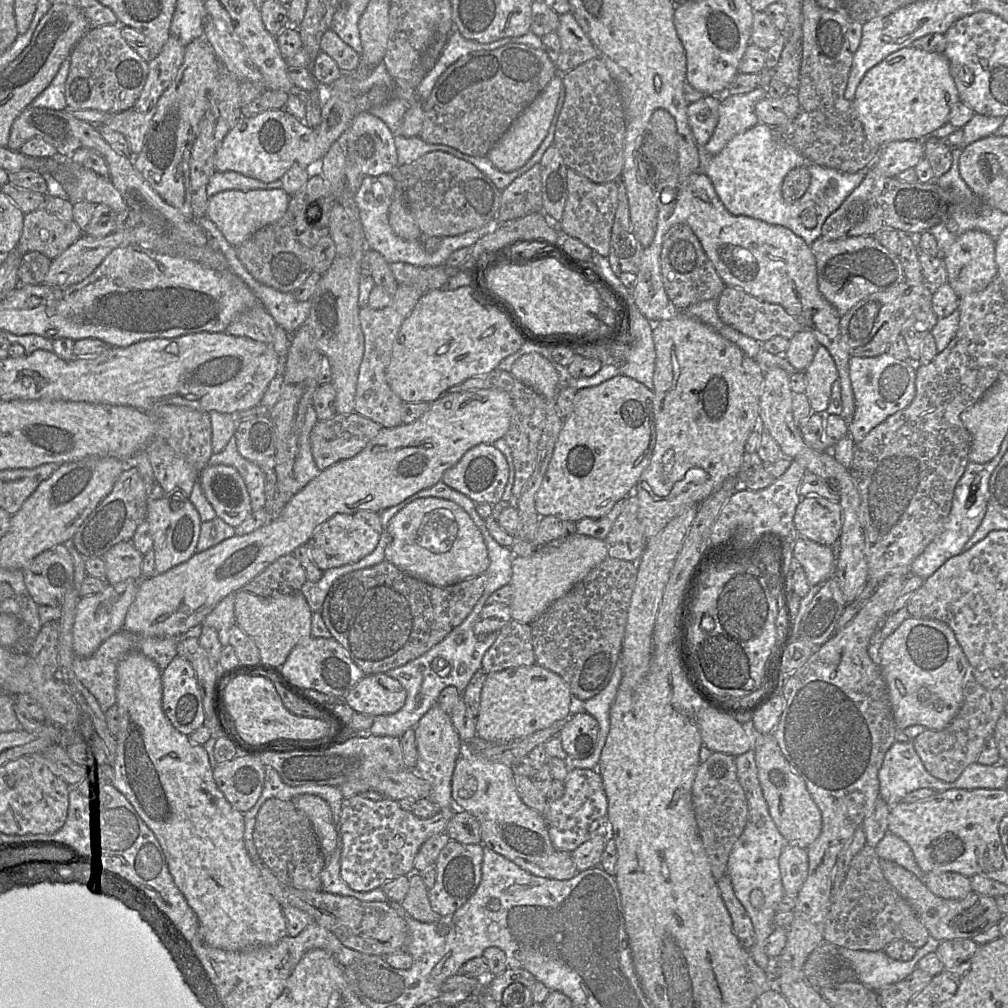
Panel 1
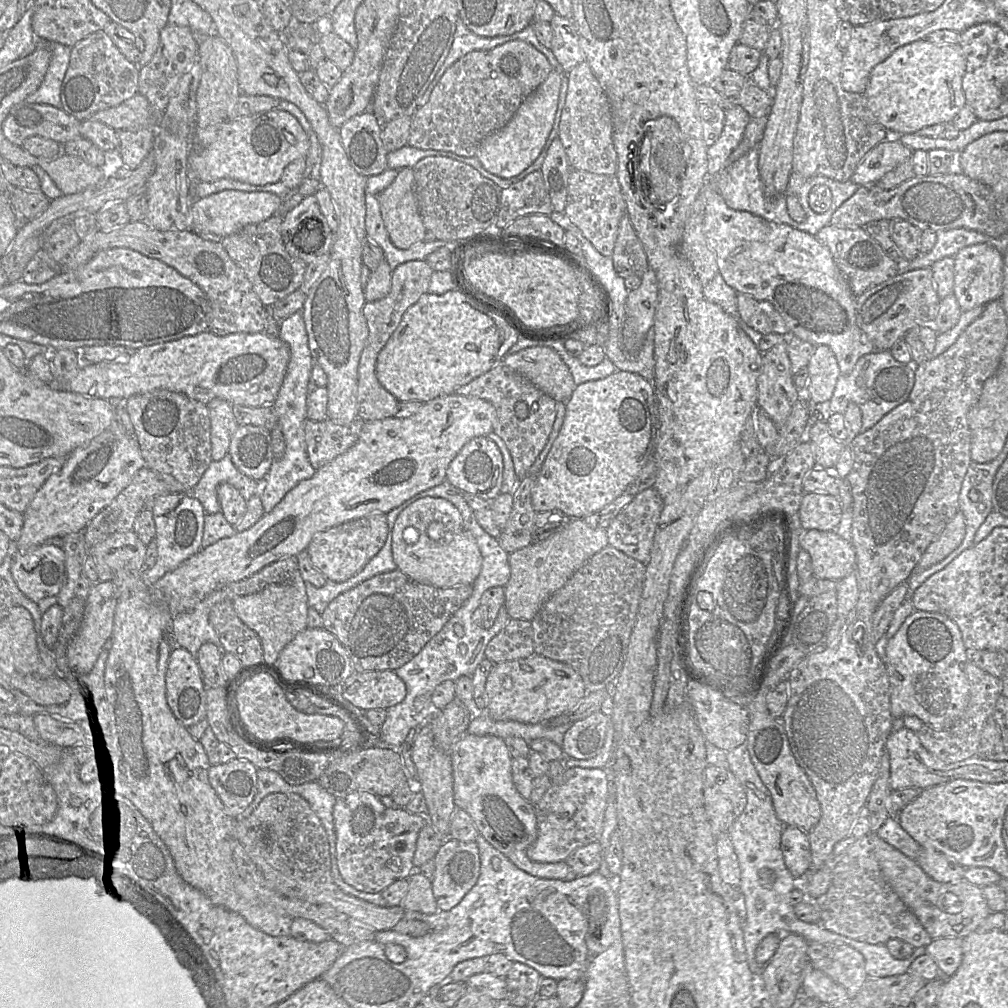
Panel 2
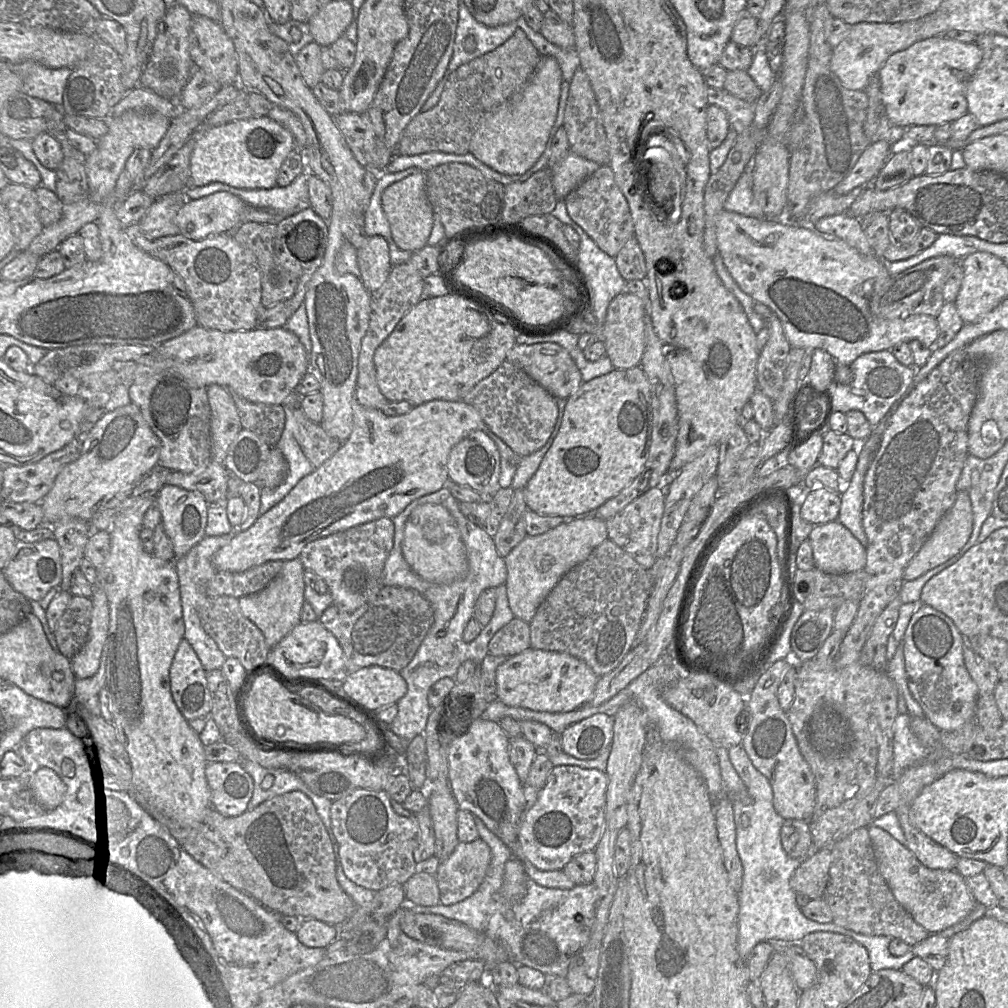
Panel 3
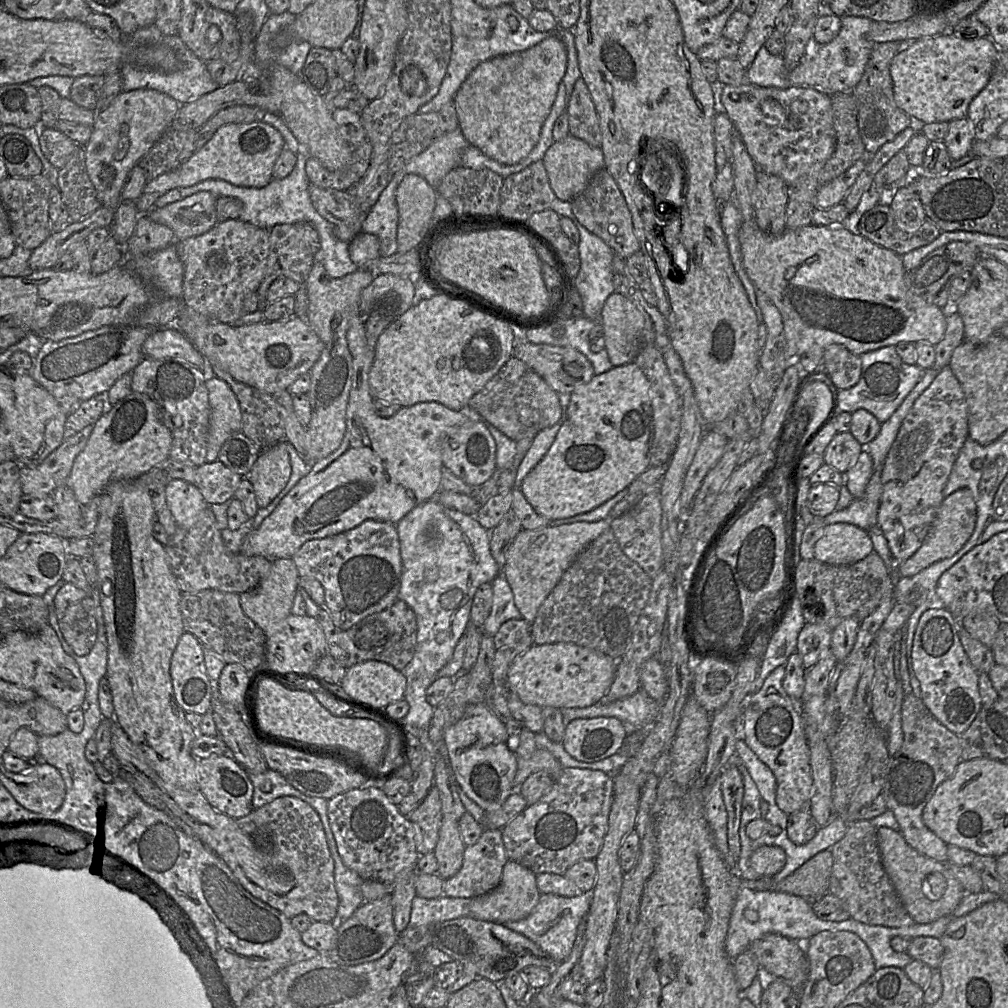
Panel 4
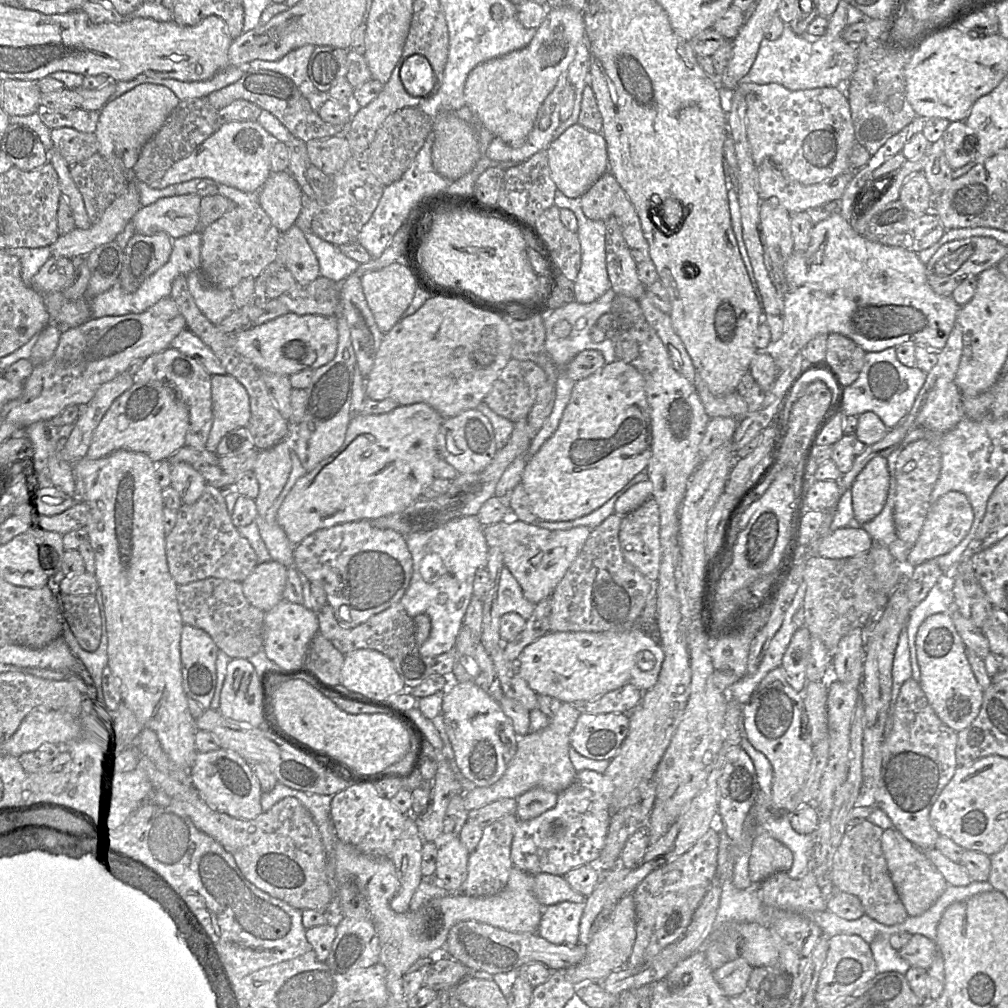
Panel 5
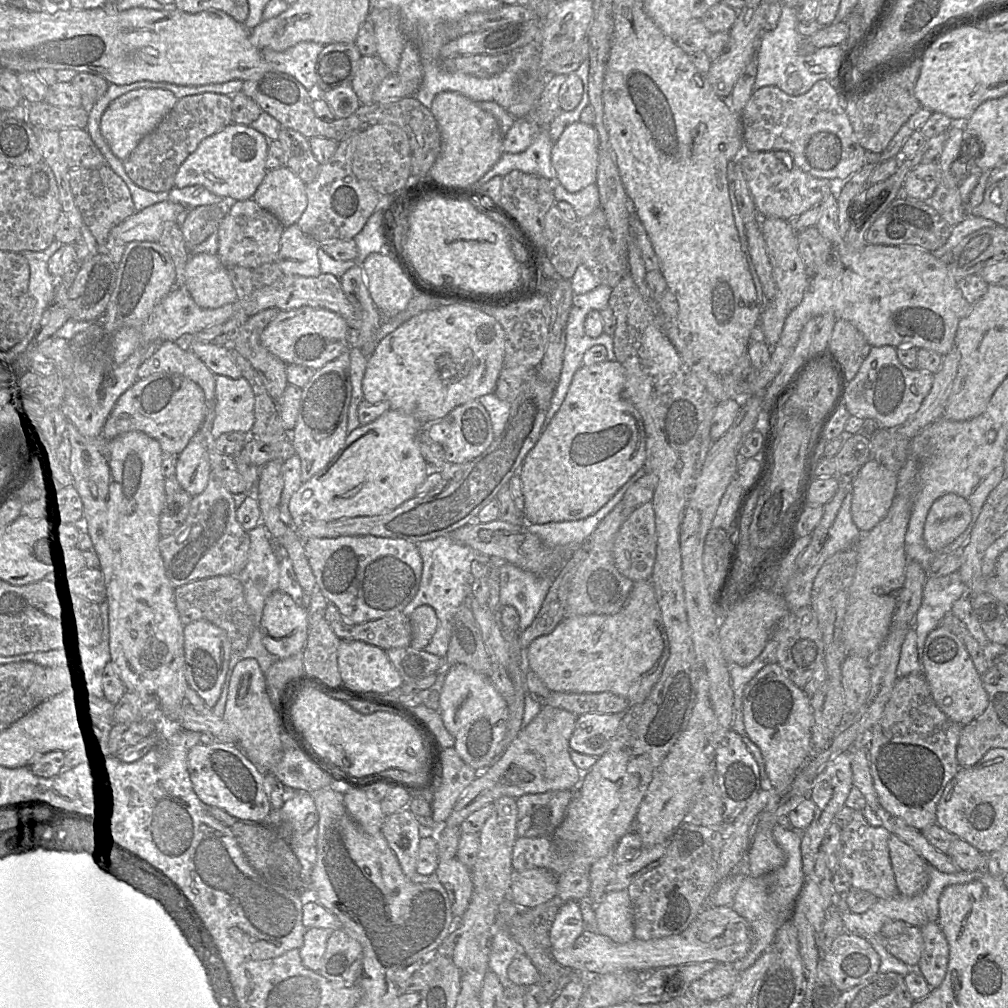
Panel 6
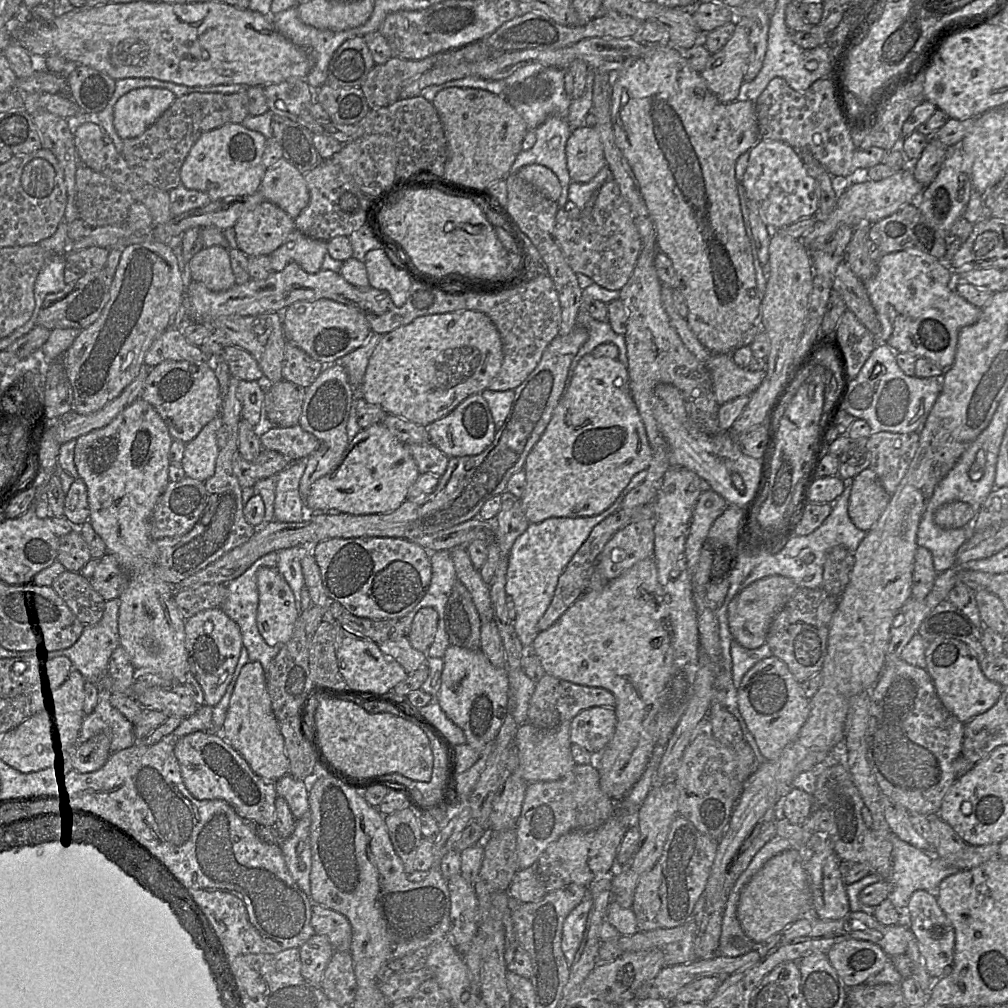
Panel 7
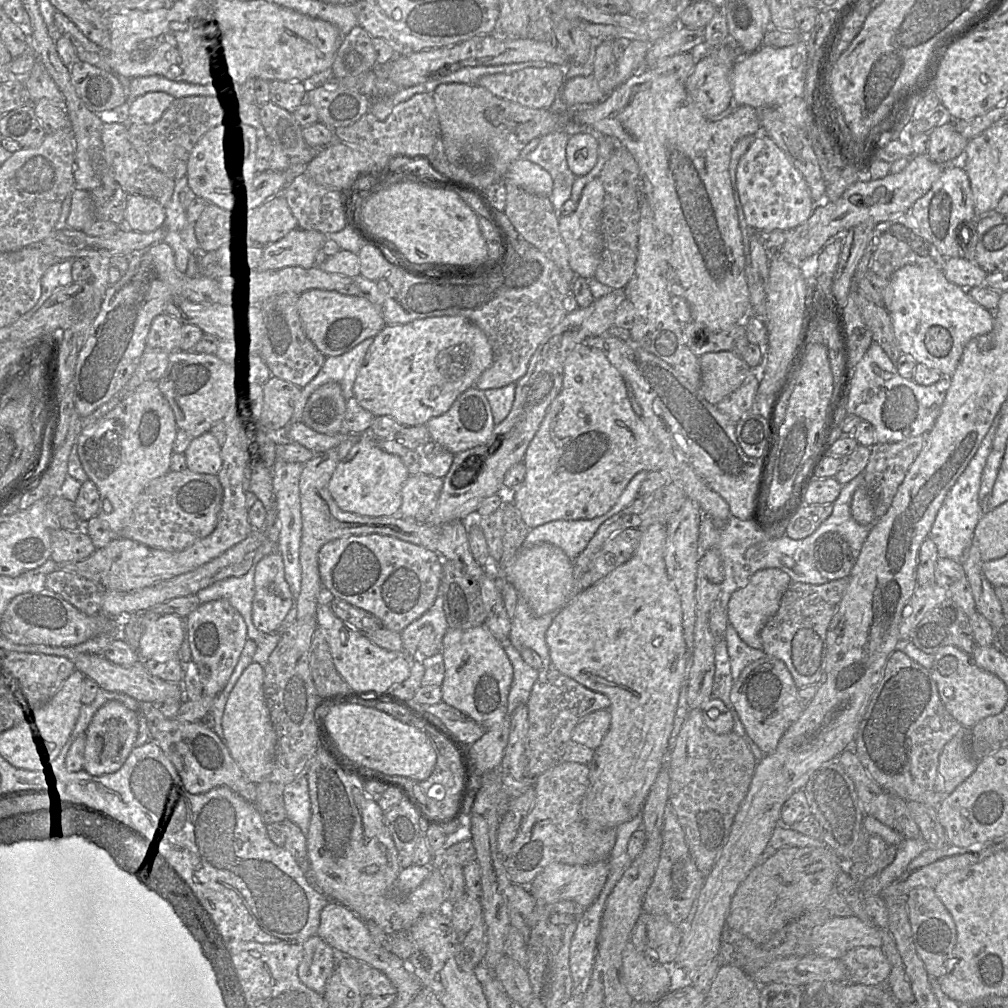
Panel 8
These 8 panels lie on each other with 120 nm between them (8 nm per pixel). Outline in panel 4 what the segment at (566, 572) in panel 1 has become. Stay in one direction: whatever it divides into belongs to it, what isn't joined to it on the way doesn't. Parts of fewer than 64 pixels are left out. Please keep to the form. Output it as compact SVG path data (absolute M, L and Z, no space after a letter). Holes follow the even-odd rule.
M603 519L596 522L581 521L546 526L535 530L521 529L506 552L502 571L512 589L514 603L524 620L533 622L539 607L564 572L579 554L609 527L610 520Z

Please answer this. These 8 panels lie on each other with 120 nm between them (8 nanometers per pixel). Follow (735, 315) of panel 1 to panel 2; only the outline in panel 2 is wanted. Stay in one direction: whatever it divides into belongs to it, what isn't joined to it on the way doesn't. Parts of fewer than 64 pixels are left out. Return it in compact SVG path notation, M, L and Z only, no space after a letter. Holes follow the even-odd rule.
M737 293L737 309L742 321L762 335L776 333L789 336L786 323L770 302Z

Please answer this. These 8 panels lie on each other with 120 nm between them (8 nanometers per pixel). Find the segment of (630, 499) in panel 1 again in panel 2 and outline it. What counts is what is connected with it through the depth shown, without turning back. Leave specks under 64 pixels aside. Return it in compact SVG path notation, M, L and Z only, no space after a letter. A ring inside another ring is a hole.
M653 487L638 494L607 527L608 545L646 566L650 560L654 534L663 506L663 499Z

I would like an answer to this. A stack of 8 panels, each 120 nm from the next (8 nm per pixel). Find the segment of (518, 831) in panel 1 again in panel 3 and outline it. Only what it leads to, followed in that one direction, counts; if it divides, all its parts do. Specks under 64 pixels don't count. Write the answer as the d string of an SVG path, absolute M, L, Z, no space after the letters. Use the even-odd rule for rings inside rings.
M481 717L475 719L469 728L463 730L463 734L455 737L448 748L449 785L453 797L460 810L469 811L474 817L483 821L485 826L495 834L510 849L512 857L520 860L525 867L527 876L541 886L557 889L571 889L576 883L564 870L543 871L536 868L524 858L518 841L518 830L523 817L523 785L510 762L509 738L500 724L484 720Z

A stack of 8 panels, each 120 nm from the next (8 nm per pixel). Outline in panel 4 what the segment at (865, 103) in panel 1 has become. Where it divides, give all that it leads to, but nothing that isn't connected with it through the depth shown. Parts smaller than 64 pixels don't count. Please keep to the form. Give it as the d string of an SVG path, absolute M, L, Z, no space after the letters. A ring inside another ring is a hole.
M952 32L916 40L891 62L896 105L914 122L950 122L967 117L973 98L987 85L999 47L991 38L964 39Z

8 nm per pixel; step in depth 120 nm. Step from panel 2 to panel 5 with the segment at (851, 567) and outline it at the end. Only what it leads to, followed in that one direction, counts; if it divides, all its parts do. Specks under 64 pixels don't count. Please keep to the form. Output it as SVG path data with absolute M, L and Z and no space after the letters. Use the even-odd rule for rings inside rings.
M842 527L822 538L818 556L830 559L854 557L868 552L872 545L873 540L864 529Z

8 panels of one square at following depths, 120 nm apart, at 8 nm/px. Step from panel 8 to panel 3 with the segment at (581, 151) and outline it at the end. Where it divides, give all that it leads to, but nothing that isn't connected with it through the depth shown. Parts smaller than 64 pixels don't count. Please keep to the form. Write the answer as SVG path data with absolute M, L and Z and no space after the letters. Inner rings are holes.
M569 151L552 166L551 175L557 200L564 200L581 182L593 174L599 164Z

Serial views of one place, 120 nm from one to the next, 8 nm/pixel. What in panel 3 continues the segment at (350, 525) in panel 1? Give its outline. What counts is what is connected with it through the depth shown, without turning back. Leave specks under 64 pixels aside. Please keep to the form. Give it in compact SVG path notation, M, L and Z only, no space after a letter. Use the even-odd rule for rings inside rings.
M384 517L311 541L302 548L298 559L304 569L325 581L335 606L354 612L373 600L383 587L382 572L393 545L393 520Z

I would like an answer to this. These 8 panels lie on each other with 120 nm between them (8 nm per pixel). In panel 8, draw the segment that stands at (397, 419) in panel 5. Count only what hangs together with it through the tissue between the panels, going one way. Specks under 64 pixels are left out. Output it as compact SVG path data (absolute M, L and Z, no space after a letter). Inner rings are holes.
M361 434L345 458L338 462L328 490L343 511L371 517L400 515L402 486L409 476L399 456L382 450L370 435Z

